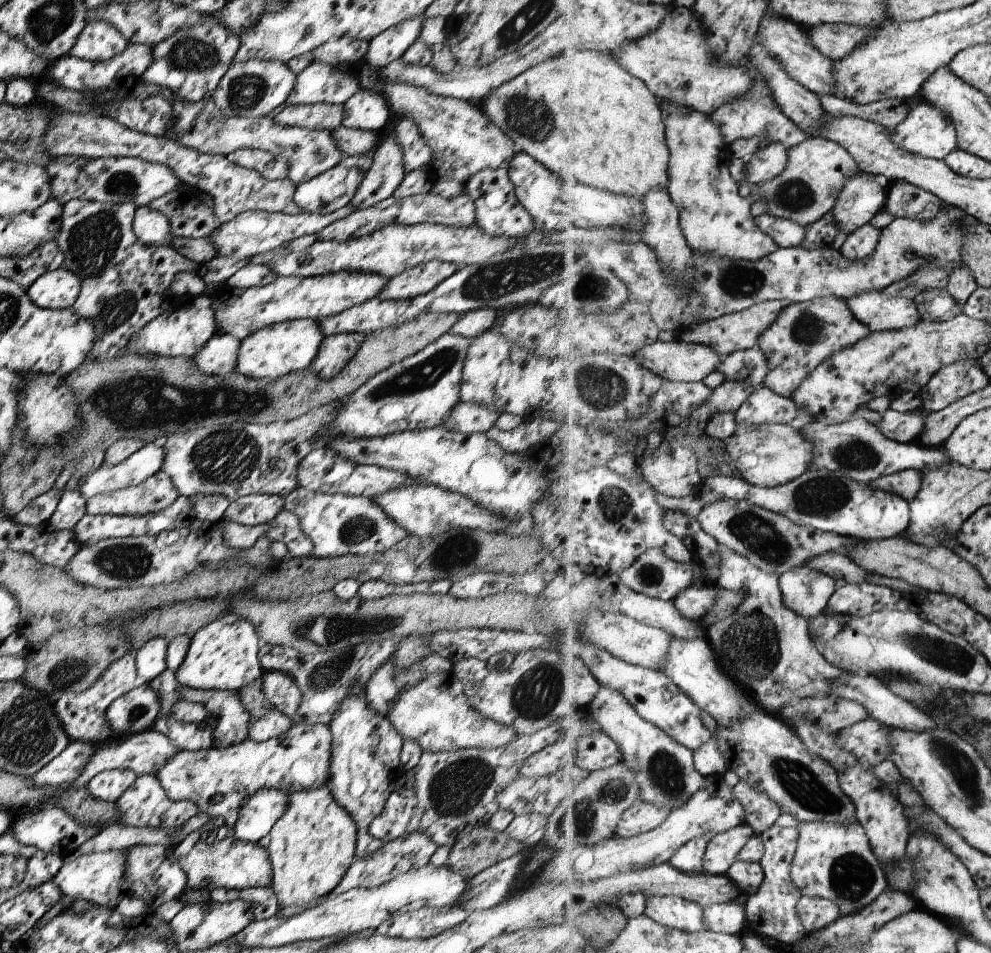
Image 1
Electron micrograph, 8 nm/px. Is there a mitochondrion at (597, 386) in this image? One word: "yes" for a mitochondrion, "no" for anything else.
yes

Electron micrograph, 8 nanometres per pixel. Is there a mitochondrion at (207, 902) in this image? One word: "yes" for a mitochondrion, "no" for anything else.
no

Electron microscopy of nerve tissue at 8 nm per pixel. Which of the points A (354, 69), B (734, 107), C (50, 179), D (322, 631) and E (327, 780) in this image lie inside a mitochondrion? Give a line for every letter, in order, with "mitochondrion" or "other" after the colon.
A: other
B: mitochondrion
C: other
D: mitochondrion
E: other

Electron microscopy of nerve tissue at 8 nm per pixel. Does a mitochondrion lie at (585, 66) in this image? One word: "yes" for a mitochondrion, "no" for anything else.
no

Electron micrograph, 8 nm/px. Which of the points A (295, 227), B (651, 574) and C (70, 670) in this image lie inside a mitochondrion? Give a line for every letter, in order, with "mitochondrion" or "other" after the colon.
A: other
B: mitochondrion
C: mitochondrion

